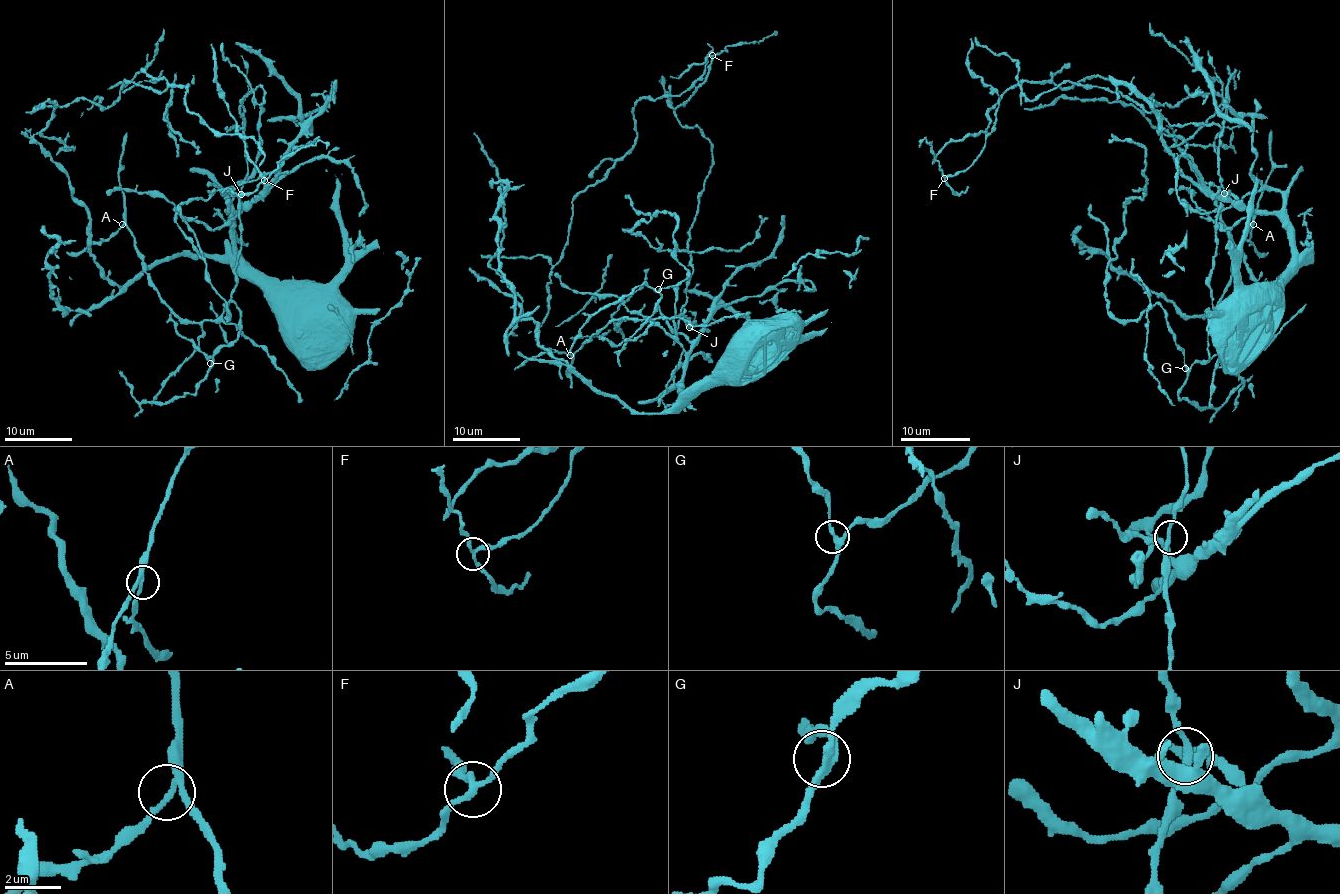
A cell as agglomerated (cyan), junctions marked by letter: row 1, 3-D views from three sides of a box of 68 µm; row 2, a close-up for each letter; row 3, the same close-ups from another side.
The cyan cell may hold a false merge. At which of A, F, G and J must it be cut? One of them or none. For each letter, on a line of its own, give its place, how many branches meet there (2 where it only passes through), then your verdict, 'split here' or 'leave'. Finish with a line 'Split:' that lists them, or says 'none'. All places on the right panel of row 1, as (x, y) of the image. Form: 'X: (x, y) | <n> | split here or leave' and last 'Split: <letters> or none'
A: (1253, 224) | 3 | leave
F: (944, 178) | 3 | split here
G: (1185, 368) | 3 | leave
J: (1224, 193) | 3 | leave
Split: F

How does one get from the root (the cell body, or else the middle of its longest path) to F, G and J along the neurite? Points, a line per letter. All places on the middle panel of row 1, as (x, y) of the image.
F: (745, 338), (633, 413), (488, 279), (499, 248), (556, 262), (635, 104), (692, 96), (713, 55)
G: (745, 338), (684, 393), (689, 320), (652, 318), (641, 328), (658, 289)
J: (745, 338), (694, 391), (684, 393), (684, 362), (691, 340), (682, 332), (689, 327)

